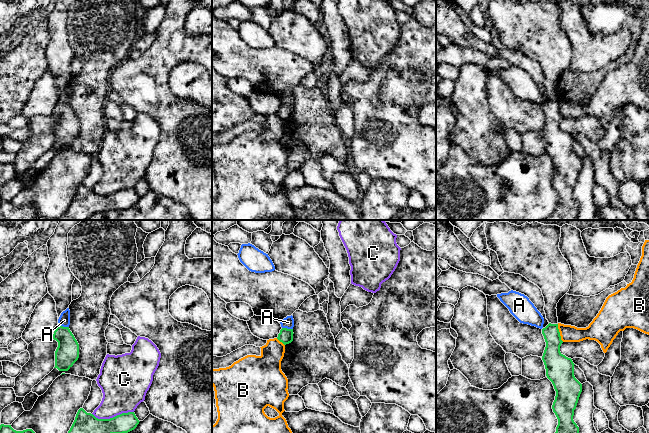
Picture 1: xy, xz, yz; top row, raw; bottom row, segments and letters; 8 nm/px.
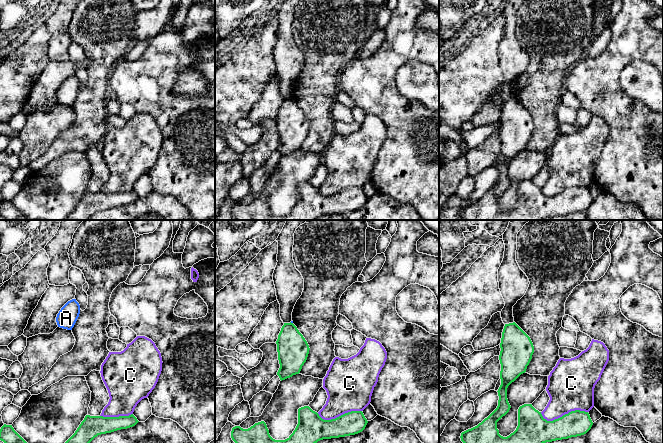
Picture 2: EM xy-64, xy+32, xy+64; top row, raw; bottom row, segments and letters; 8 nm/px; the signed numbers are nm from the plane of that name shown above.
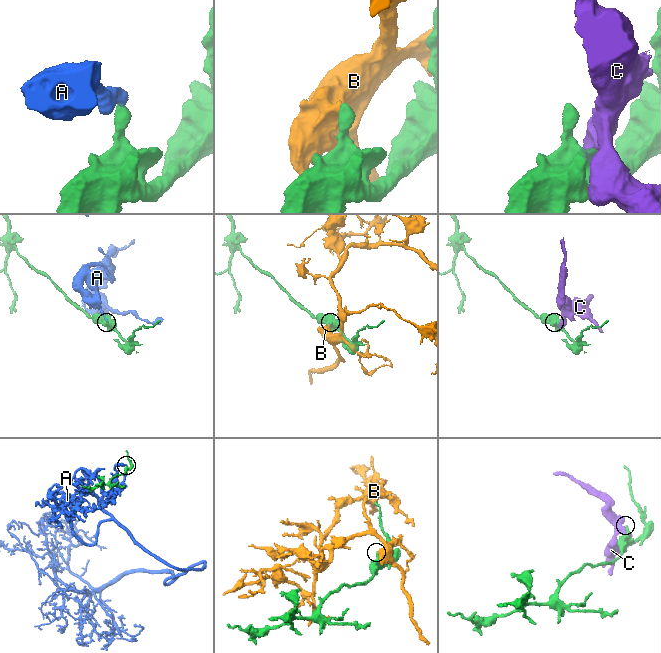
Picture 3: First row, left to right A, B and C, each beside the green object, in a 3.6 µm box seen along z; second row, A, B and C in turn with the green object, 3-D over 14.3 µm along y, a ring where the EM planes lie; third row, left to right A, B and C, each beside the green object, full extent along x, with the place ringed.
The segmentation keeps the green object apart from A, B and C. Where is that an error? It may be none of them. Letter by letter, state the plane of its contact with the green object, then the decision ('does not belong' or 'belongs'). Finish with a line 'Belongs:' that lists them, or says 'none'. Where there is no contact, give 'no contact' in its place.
A: meets green in xy; does not belong
B: meets green in yz; does not belong
C: meets green in xy; does not belong
Belongs: none

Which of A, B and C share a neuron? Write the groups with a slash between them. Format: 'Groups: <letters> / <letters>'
Groups: A / B / C

